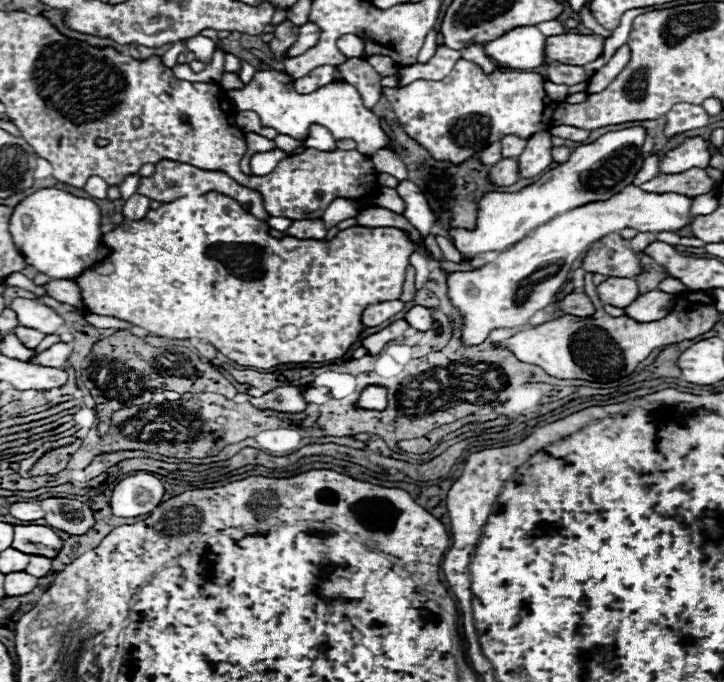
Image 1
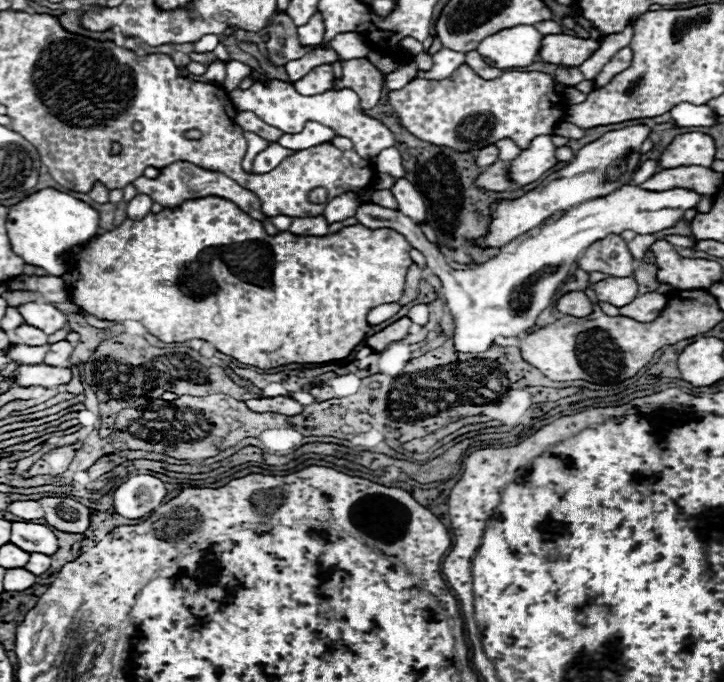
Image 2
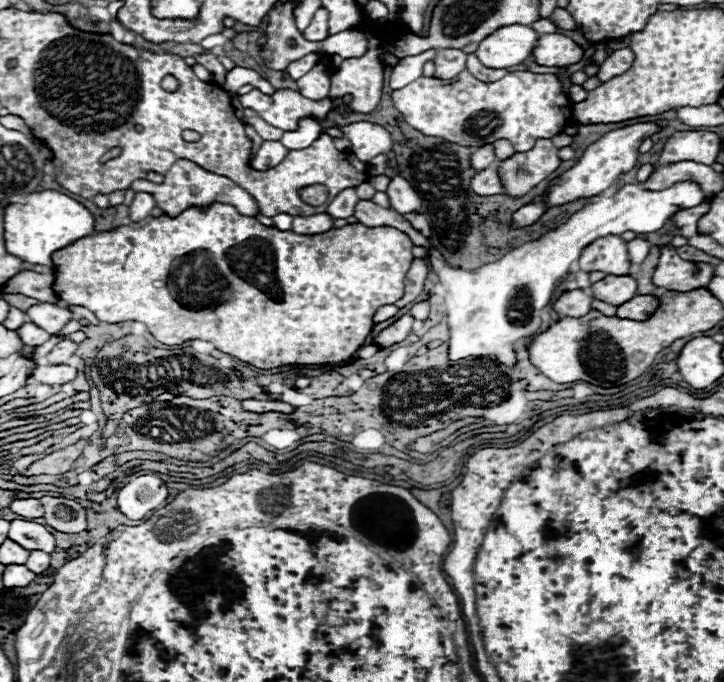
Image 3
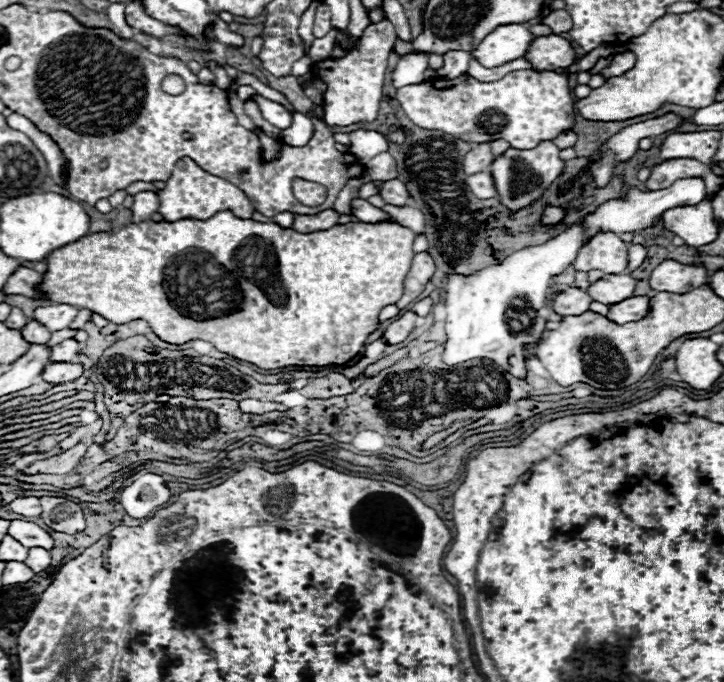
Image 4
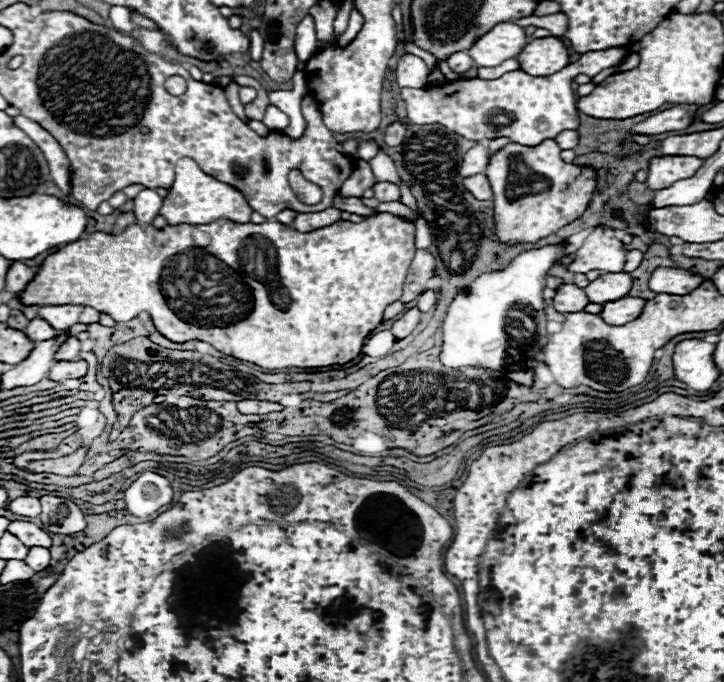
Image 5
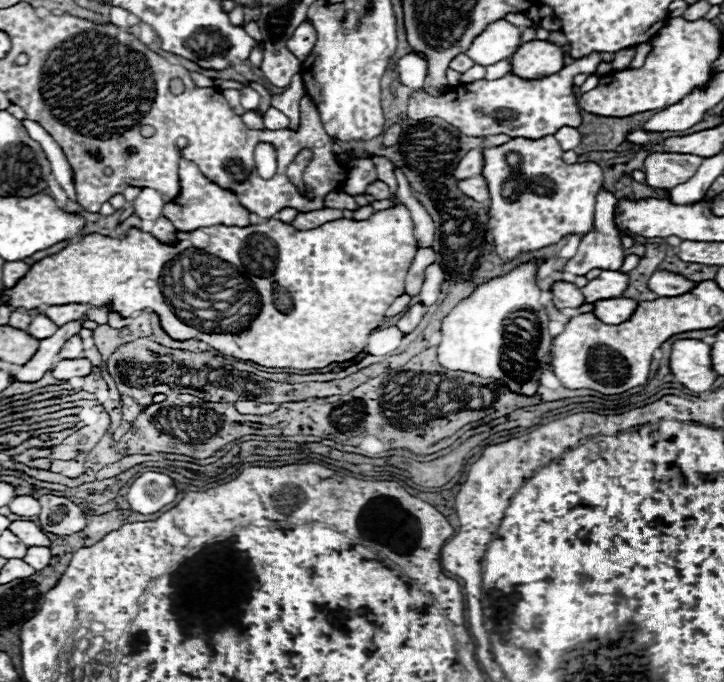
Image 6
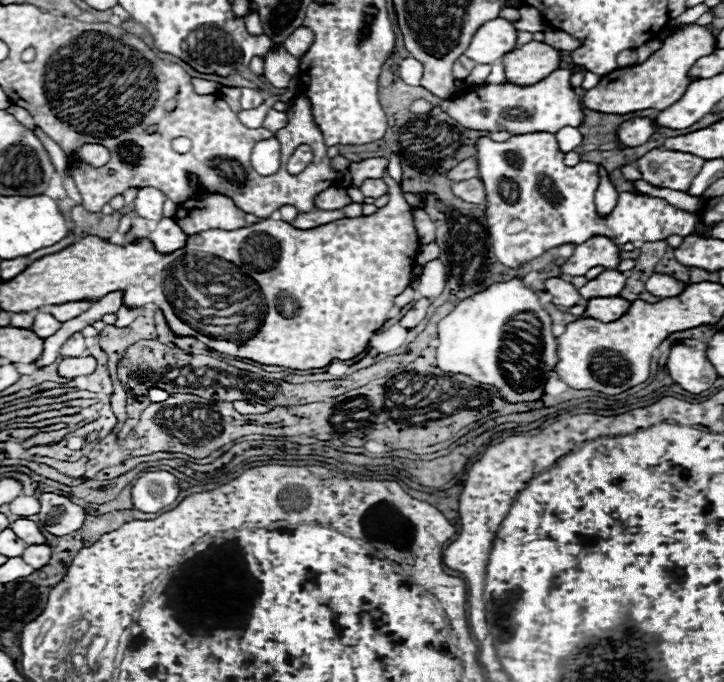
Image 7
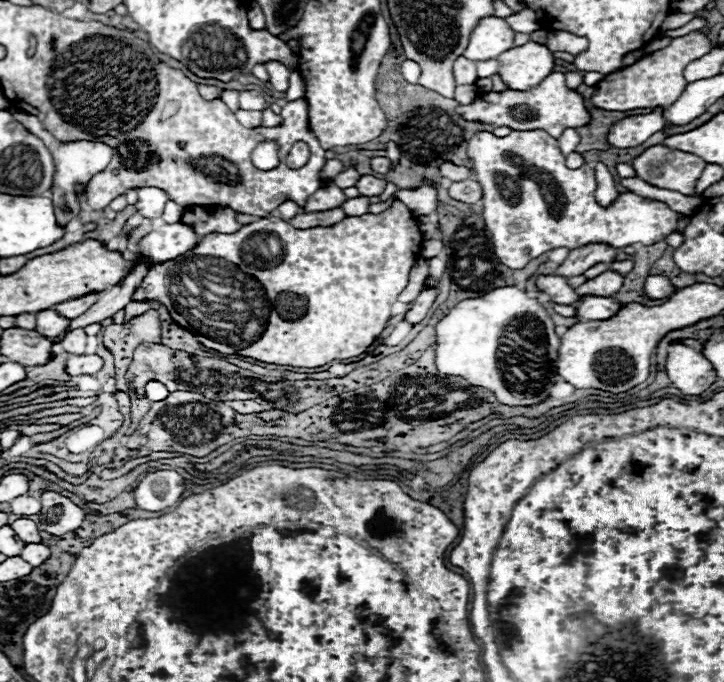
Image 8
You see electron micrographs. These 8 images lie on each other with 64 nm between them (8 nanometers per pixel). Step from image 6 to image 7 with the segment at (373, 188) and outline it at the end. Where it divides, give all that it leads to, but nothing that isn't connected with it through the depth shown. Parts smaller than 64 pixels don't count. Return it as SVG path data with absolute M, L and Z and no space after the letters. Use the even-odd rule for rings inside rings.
M376 178L376 180L366 180L360 190L362 190L364 196L370 196L370 198L380 198L380 196L384 196L384 194L388 192L386 184L384 184L380 178Z

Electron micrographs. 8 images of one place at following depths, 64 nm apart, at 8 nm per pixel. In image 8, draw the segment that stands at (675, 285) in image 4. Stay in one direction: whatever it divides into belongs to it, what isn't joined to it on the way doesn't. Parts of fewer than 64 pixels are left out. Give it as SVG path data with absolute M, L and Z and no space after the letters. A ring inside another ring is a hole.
M648 276L646 282L644 282L644 292L654 298L654 300L660 300L660 298L670 298L676 288L672 286L672 282L664 276Z

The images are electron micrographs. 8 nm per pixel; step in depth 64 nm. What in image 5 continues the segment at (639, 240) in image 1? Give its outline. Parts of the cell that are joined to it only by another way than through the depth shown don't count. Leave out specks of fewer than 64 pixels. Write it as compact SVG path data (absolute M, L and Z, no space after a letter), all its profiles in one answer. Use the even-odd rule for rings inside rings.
M628 250L626 264L624 264L624 272L636 270L642 264L642 258L644 258L644 252L640 252L640 250Z

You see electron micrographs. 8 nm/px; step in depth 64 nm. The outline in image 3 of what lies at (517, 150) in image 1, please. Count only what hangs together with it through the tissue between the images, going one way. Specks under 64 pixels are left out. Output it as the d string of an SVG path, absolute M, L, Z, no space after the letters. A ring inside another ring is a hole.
M498 140L498 142L494 142L492 146L496 148L496 158L498 158L498 160L506 160L508 156L512 156L512 154L516 152L514 146L512 146L508 140Z

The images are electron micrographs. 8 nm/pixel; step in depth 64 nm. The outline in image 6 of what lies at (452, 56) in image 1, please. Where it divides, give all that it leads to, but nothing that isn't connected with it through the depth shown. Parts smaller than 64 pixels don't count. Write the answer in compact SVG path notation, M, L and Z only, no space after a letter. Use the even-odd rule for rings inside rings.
M458 54L458 56L452 58L452 62L450 62L450 68L456 70L456 72L466 72L466 70L472 68L472 66L474 66L474 62L472 62L466 54Z

